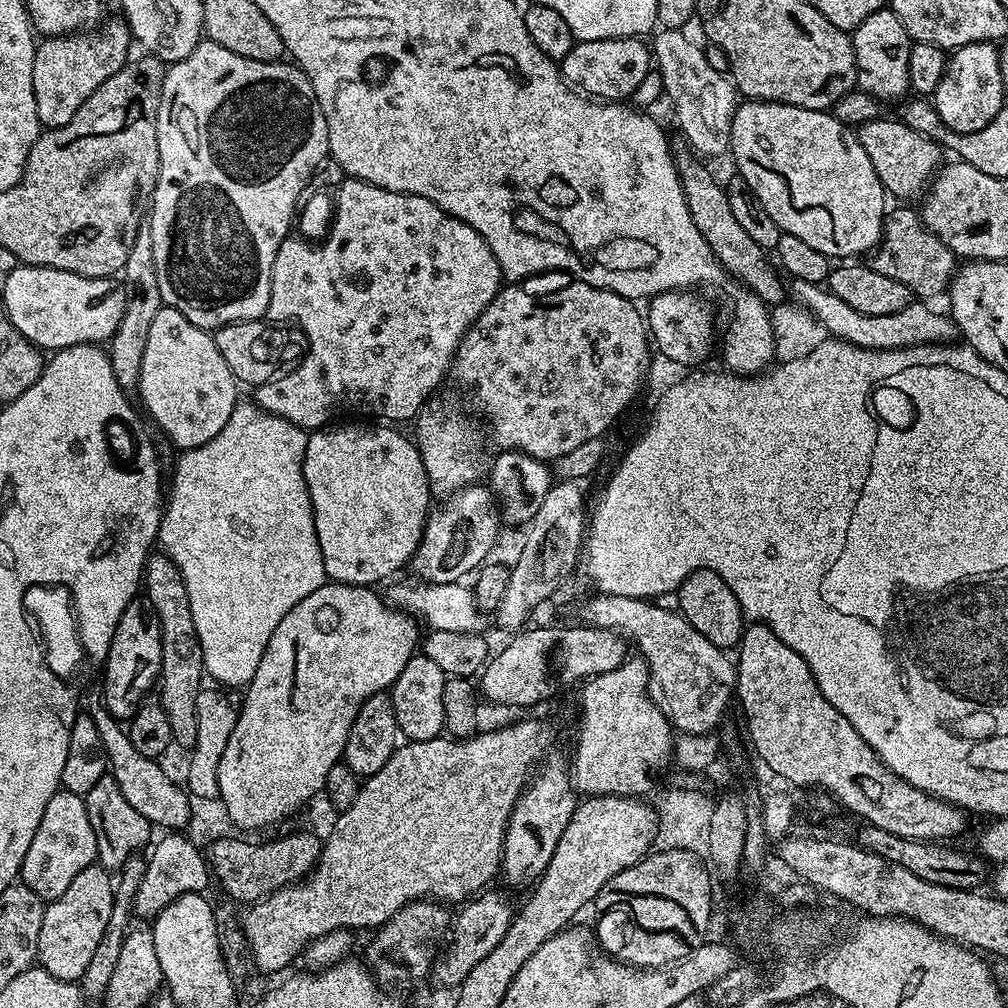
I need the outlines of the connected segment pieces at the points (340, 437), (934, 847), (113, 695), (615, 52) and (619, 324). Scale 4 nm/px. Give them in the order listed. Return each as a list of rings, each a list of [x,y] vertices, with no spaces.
[[[333,422],[315,429],[307,437],[305,446],[304,476],[313,506],[317,542],[329,581],[376,586],[379,580],[411,565],[412,555],[424,537],[434,493],[419,448],[396,429],[399,427],[384,422],[340,423],[344,422]]]
[[[864,824],[857,830],[854,836],[855,843],[859,844],[861,848],[865,848],[867,852],[873,852],[888,860],[892,864],[898,866],[906,866],[906,870],[910,870],[910,874],[918,874],[918,878],[922,878],[926,882],[936,882],[938,886],[948,886],[950,888],[966,888],[969,890],[976,890],[981,887],[980,883],[984,879],[989,879],[990,868],[981,857],[973,854],[971,851],[959,852],[956,848],[948,848],[952,846],[945,846],[940,842],[925,842],[923,840],[907,840],[906,838],[898,838],[898,834],[890,834],[886,830],[882,830],[873,824]]]
[[[146,598],[131,600],[118,618],[118,630],[107,641],[108,657],[104,660],[104,704],[120,722],[131,720],[138,706],[149,699],[148,692],[157,687],[162,666],[162,634],[158,614]]]
[[[610,38],[609,40],[581,40],[573,43],[570,54],[559,61],[561,76],[569,85],[575,86],[581,93],[604,102],[627,101],[643,78],[654,68],[654,57],[649,45],[643,39]]]
[[[568,282],[565,288],[557,292],[548,292],[539,300],[532,292],[527,292],[524,286],[504,286],[497,292],[496,297],[482,310],[482,314],[470,326],[470,330],[460,340],[460,345],[452,358],[450,369],[451,379],[456,379],[464,388],[469,388],[476,395],[480,408],[484,411],[486,419],[492,423],[492,440],[500,450],[515,450],[525,452],[545,462],[554,462],[562,458],[562,454],[570,454],[582,442],[590,442],[590,438],[601,438],[604,431],[627,410],[632,404],[632,399],[640,392],[644,384],[644,375],[648,372],[648,348],[650,352],[650,333],[645,317],[633,301],[625,296],[614,294],[605,288],[595,288],[589,284]]]

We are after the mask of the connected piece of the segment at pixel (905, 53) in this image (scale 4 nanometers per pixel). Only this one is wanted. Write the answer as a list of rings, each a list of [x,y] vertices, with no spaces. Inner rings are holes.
[[[885,6],[870,14],[870,18],[866,18],[866,22],[858,25],[850,35],[856,59],[856,88],[879,102],[903,101],[912,86],[910,50],[914,41],[906,26],[902,26],[902,18],[898,18],[891,7]]]

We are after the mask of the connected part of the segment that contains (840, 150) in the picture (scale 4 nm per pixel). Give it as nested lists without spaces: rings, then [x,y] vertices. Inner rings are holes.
[[[745,99],[737,107],[733,116],[731,156],[733,162],[736,163],[737,170],[740,171],[737,172],[739,179],[744,180],[746,186],[758,198],[758,202],[762,202],[762,206],[766,206],[766,214],[770,214],[770,218],[774,218],[774,222],[780,227],[783,235],[802,238],[802,242],[814,246],[814,250],[818,250],[823,256],[829,258],[835,258],[835,256],[844,256],[840,258],[860,258],[863,257],[860,256],[863,252],[865,254],[871,253],[876,245],[880,243],[880,237],[884,235],[884,217],[886,215],[884,187],[878,178],[878,174],[874,174],[874,166],[870,163],[870,157],[866,155],[866,150],[862,150],[859,135],[851,127],[841,124],[831,111],[819,112],[818,110],[810,110],[793,104],[783,104],[773,100]]]

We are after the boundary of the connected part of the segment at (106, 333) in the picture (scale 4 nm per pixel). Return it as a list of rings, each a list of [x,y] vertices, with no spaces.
[[[20,264],[14,271],[5,275],[2,282],[4,282],[2,303],[6,306],[10,322],[14,322],[16,329],[41,350],[47,348],[59,350],[75,344],[99,345],[101,342],[107,342],[116,333],[118,322],[122,322],[122,310],[126,310],[128,290],[112,278],[92,280],[89,276],[79,276],[66,270]]]

